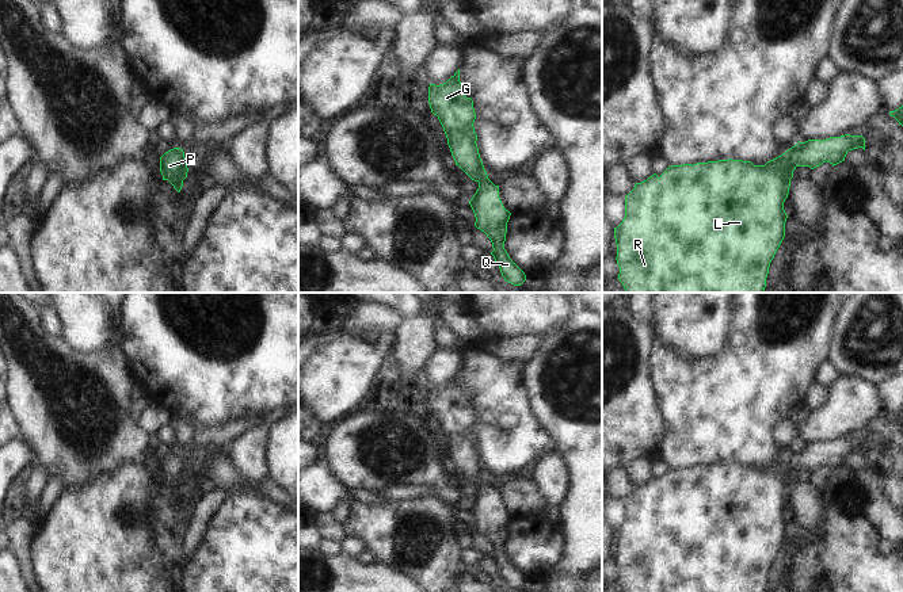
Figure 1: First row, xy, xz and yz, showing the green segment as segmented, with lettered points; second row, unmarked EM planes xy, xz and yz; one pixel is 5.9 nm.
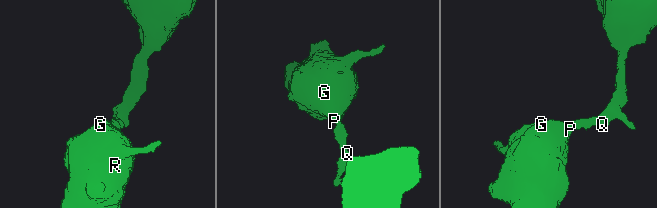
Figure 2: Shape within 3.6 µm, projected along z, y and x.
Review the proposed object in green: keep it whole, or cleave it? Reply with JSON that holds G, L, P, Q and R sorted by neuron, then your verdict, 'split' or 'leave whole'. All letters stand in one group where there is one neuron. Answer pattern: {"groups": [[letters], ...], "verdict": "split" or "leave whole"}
{"groups": [["G", "L", "P", "Q", "R"]], "verdict": "leave whole"}

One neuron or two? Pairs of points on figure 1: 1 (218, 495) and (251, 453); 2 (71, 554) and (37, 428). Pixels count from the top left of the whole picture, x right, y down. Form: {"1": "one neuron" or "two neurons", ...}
{"1": "two neurons", "2": "two neurons"}

